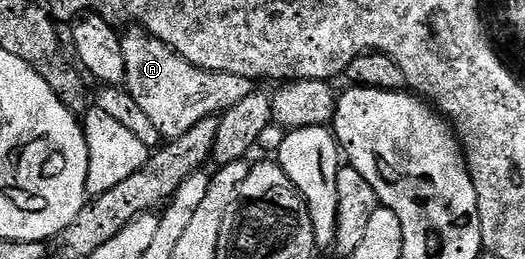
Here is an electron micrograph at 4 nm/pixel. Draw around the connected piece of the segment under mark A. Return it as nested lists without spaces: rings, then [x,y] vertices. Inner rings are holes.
[[[127,31],[122,34],[125,55],[123,81],[129,95],[137,99],[141,111],[149,115],[157,127],[160,138],[170,139],[185,135],[189,127],[201,123],[201,119],[222,115],[232,109],[245,95],[253,92],[253,83],[241,75],[210,73],[193,67],[169,45],[151,37],[146,31]]]

